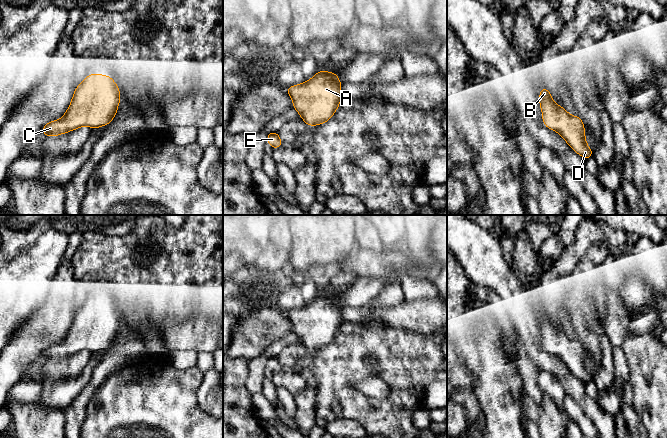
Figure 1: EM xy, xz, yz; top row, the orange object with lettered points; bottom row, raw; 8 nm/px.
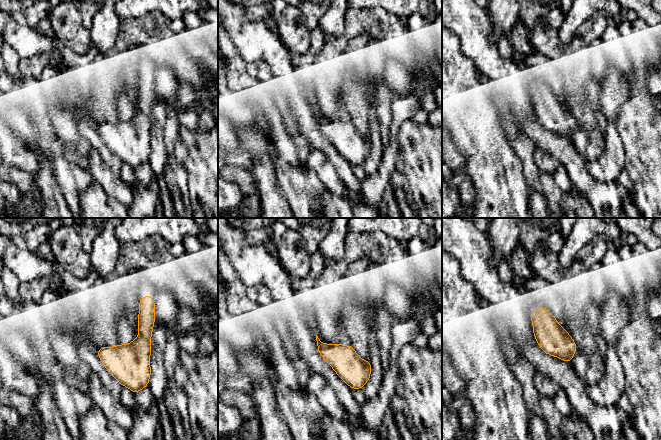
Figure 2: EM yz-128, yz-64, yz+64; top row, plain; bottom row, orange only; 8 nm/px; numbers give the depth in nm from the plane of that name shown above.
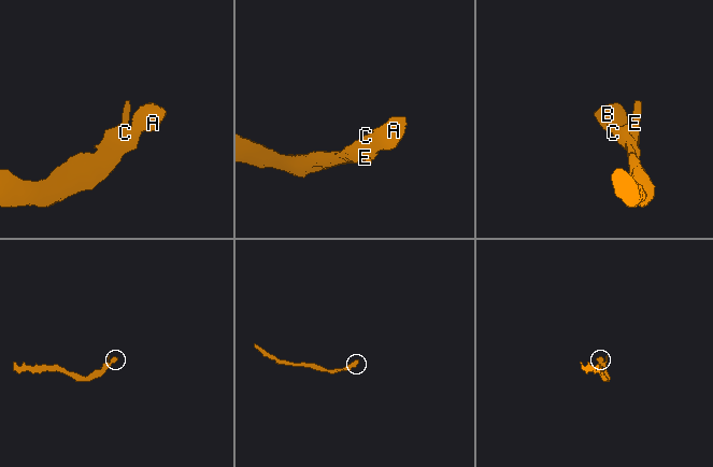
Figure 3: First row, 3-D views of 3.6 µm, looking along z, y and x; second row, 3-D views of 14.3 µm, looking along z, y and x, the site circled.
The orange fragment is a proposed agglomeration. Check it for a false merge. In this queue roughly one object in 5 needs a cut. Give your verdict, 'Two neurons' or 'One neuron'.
One neuron

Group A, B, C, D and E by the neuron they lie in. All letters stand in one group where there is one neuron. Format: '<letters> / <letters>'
A B C D E

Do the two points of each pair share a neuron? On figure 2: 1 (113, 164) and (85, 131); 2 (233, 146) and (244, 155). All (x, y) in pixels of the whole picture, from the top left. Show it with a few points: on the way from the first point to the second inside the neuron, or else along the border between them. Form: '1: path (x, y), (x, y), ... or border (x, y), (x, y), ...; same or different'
1: path (108, 156), (93, 139); same
2: path (236, 149), (241, 154); same

